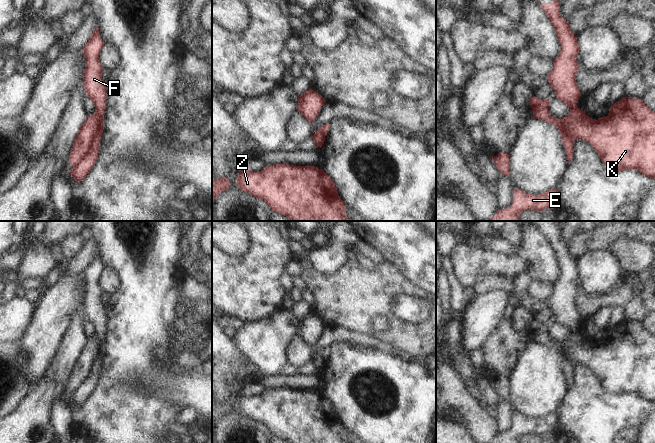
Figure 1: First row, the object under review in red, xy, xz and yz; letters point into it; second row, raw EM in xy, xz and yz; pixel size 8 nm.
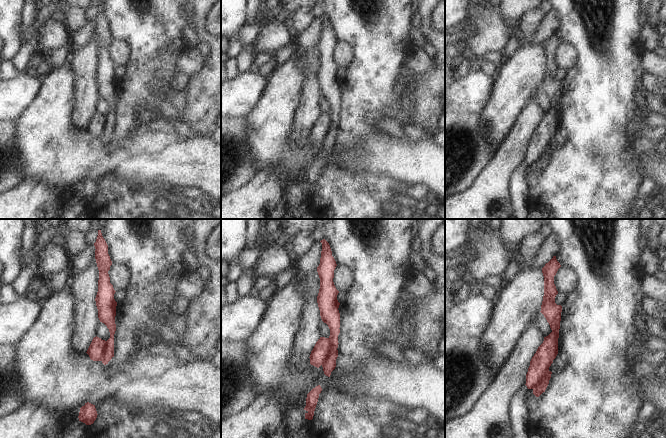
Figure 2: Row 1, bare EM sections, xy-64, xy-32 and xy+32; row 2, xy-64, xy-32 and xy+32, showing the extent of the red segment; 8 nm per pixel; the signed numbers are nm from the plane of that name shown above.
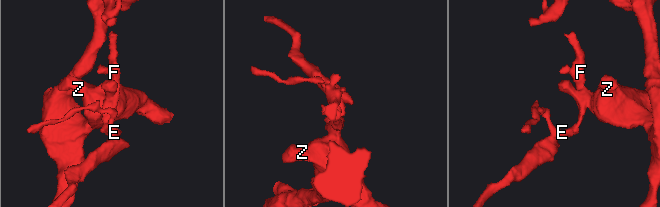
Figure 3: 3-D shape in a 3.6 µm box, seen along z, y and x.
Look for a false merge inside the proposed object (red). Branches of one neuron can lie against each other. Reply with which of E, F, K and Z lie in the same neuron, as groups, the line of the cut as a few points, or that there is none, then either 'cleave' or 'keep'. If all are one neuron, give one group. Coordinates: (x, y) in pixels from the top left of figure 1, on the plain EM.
E F / K Z; cut in xy along (95, 337), (98, 341), (97, 358), (87, 377), (73, 390); cleave

